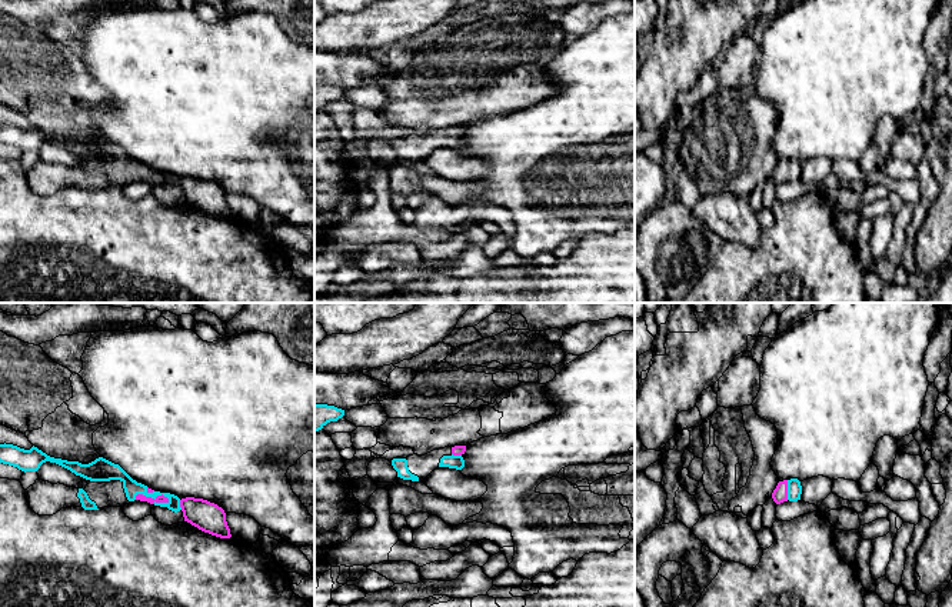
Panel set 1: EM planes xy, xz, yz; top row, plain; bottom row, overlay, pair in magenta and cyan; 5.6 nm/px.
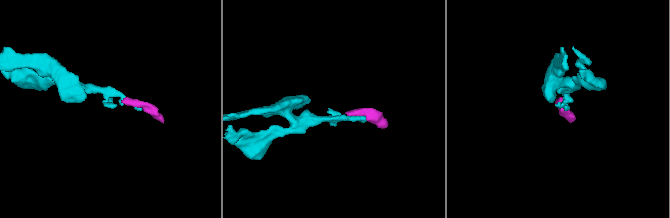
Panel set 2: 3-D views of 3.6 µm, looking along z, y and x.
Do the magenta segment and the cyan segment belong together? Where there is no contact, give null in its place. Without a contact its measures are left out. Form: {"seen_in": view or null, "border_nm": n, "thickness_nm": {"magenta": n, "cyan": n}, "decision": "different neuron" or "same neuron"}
{"seen_in": "xy", "border_nm": 200, "thickness_nm": {"magenta": 50, "cyan": 90}, "decision": "same neuron"}

